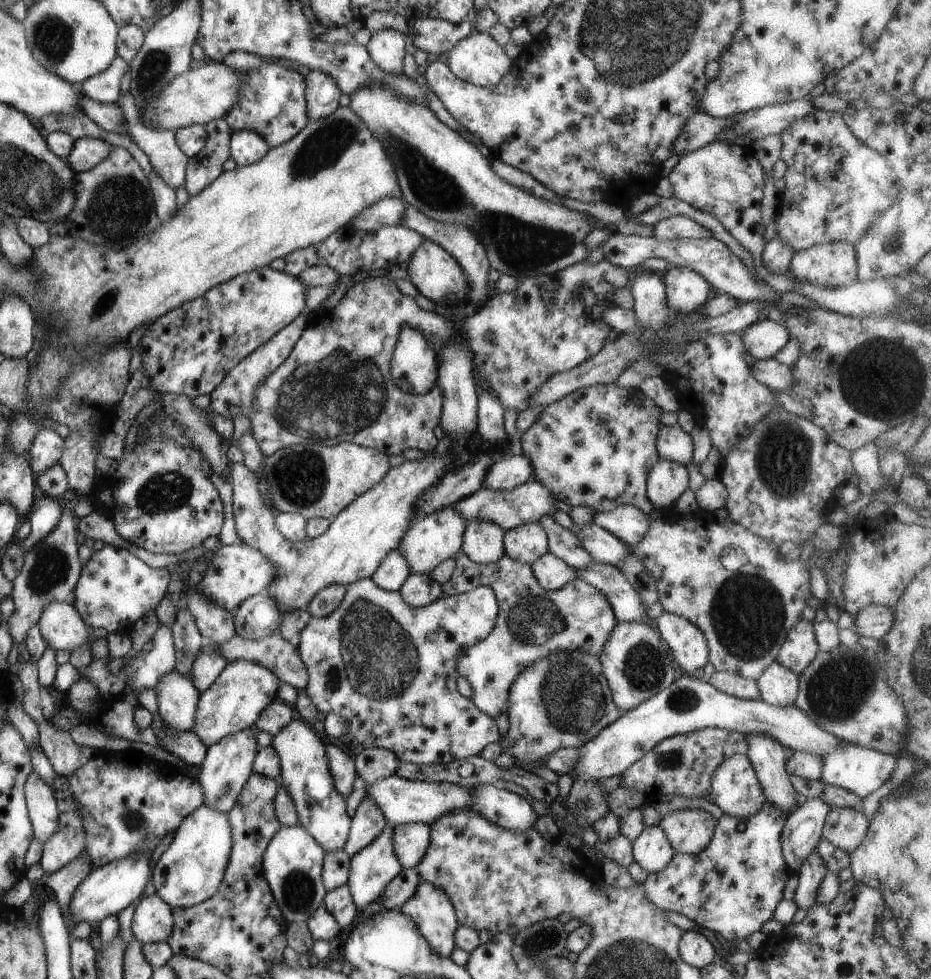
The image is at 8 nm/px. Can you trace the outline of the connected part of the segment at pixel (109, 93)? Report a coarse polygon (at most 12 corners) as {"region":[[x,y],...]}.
{"region":[[116,56],[105,70],[79,83],[81,94],[100,103],[119,98],[127,72]]}

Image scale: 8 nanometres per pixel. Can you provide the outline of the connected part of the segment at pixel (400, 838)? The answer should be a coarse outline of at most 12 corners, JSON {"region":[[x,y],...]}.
{"region":[[393,825],[402,868],[414,868],[429,846],[429,825]]}

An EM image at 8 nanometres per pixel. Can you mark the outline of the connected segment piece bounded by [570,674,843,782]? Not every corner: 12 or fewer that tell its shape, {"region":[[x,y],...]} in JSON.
{"region":[[683,674],[577,747],[570,777],[620,776],[705,727],[820,757],[843,742],[794,704]]}

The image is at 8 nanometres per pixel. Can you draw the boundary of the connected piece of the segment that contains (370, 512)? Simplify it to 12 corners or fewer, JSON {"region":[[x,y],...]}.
{"region":[[447,452],[389,467],[323,534],[283,538],[258,475],[228,463],[237,542],[275,564],[265,594],[306,610],[369,578],[451,467]]}

